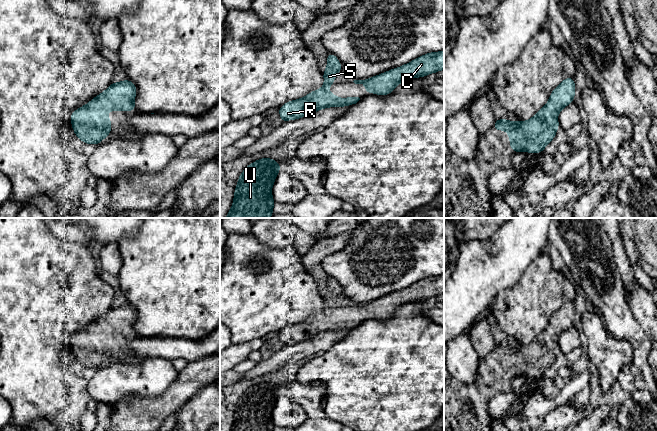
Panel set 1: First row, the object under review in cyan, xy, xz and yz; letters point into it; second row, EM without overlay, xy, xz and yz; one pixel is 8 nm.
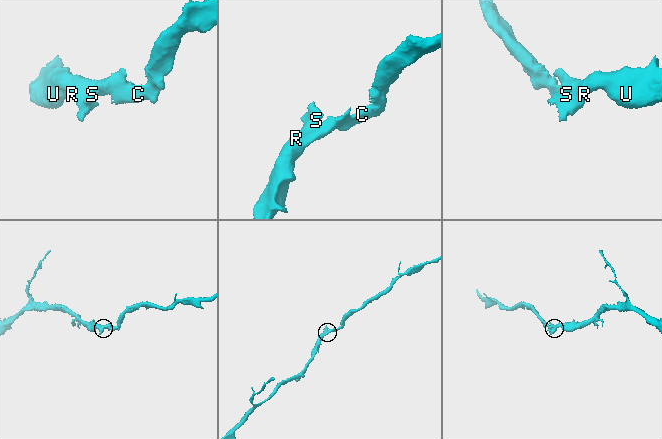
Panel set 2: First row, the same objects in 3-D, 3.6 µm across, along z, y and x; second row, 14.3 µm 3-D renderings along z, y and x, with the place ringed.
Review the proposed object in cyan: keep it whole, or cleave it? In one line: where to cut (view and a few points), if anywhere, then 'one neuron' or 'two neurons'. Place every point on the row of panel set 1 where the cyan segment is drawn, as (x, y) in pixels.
no cut | one neuron

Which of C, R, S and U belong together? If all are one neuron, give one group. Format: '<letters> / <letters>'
C R S U

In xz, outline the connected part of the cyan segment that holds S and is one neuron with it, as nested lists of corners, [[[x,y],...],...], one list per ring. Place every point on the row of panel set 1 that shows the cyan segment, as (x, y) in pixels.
[[[328,52],[327,67],[323,72],[324,86],[310,92],[305,97],[291,100],[279,107],[281,123],[306,117],[314,112],[328,107],[345,107],[356,104],[359,97],[339,98],[329,93],[329,87],[335,82],[335,76],[342,71],[339,59]]]

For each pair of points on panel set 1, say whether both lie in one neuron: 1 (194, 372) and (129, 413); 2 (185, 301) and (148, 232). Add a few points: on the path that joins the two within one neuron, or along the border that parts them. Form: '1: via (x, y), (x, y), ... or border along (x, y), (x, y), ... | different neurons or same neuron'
1: via (179, 389), (161, 407), (146, 413) | same neuron
2: via (184, 284), (184, 268), (165, 249) | same neuron

